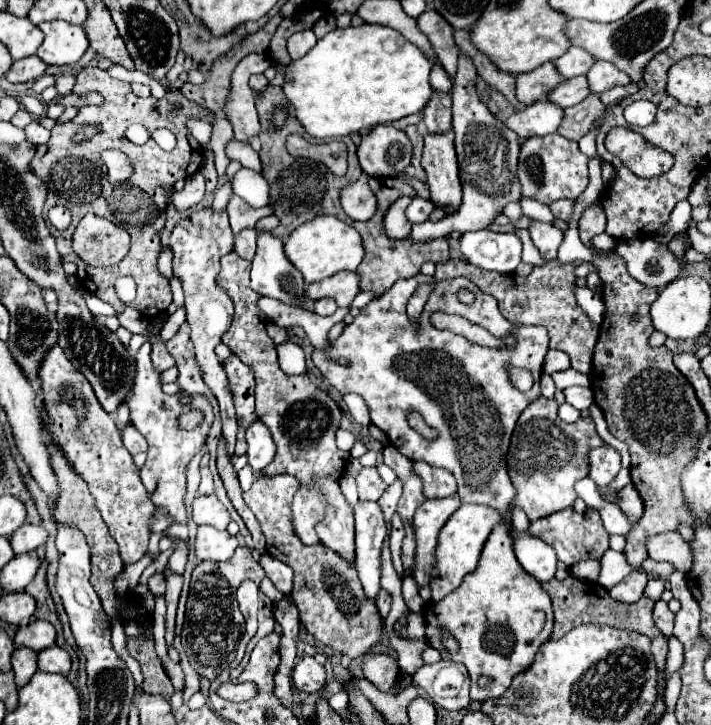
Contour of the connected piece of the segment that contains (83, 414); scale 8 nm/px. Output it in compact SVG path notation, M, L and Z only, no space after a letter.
M52 345L38 369L38 383L44 397L44 409L48 415L46 439L64 451L70 467L80 475L110 529L110 535L120 545L120 557L124 563L136 563L146 555L150 539L150 523L156 515L154 505L144 493L140 471L132 461L132 455L122 445L122 437L114 425L114 419L100 409L88 379L64 357L60 345Z

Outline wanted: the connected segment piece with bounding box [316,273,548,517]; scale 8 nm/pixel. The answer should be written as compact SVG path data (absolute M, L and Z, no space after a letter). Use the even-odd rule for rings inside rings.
M418 273L416 277L396 281L392 285L392 289L388 293L384 293L384 297L374 299L366 307L362 307L360 313L356 315L354 323L346 325L344 333L336 341L332 341L332 349L328 351L332 361L336 363L338 357L344 357L350 361L350 367L342 367L342 365L316 365L316 367L322 371L324 379L328 379L328 383L334 389L338 389L340 393L358 393L364 397L364 401L370 407L372 423L384 431L384 435L388 437L388 443L392 447L396 447L404 457L408 457L410 461L424 461L430 467L448 469L456 477L458 497L462 503L488 505L488 507L494 507L500 515L510 517L510 509L514 507L512 501L514 501L516 489L512 487L512 481L506 471L506 455L508 455L510 437L512 437L512 431L514 431L514 425L516 425L520 413L536 397L540 397L540 375L542 375L542 361L548 351L548 331L542 325L514 325L514 323L510 323L500 313L496 299L482 293L472 281L468 281L464 277L454 277L454 279L446 279L446 281L436 283L434 293L430 295L428 303L424 305L424 311L420 313L420 321L412 323L406 315L406 303L420 283L430 283L430 277ZM462 287L470 289L476 295L474 303L464 305L456 299L456 291ZM434 311L460 315L460 317L468 319L470 323L482 325L484 329L488 329L492 335L496 335L500 339L506 337L508 333L512 333L516 337L516 345L510 349L508 347L486 349L486 347L470 343L462 335L456 335L450 331L440 331L440 329L432 327L430 319L428 319L430 313L434 313ZM508 363L512 363L514 367L524 367L532 373L534 387L530 391L520 393L518 389L512 387L508 373L506 373ZM412 409L424 417L428 427L438 431L438 437L434 441L424 439L418 431L414 431L408 425L406 415Z

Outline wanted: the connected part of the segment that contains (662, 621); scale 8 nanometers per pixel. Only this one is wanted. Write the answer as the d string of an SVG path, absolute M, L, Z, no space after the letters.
M656 601L653 610L653 619L656 621L658 627L664 627L666 625L666 633L672 633L672 627L674 627L674 613L668 609L666 601Z

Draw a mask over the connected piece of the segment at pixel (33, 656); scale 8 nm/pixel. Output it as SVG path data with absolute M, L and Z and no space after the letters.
M14 649L12 653L12 671L14 671L14 681L18 687L30 681L30 677L36 673L38 665L38 653L32 649Z

